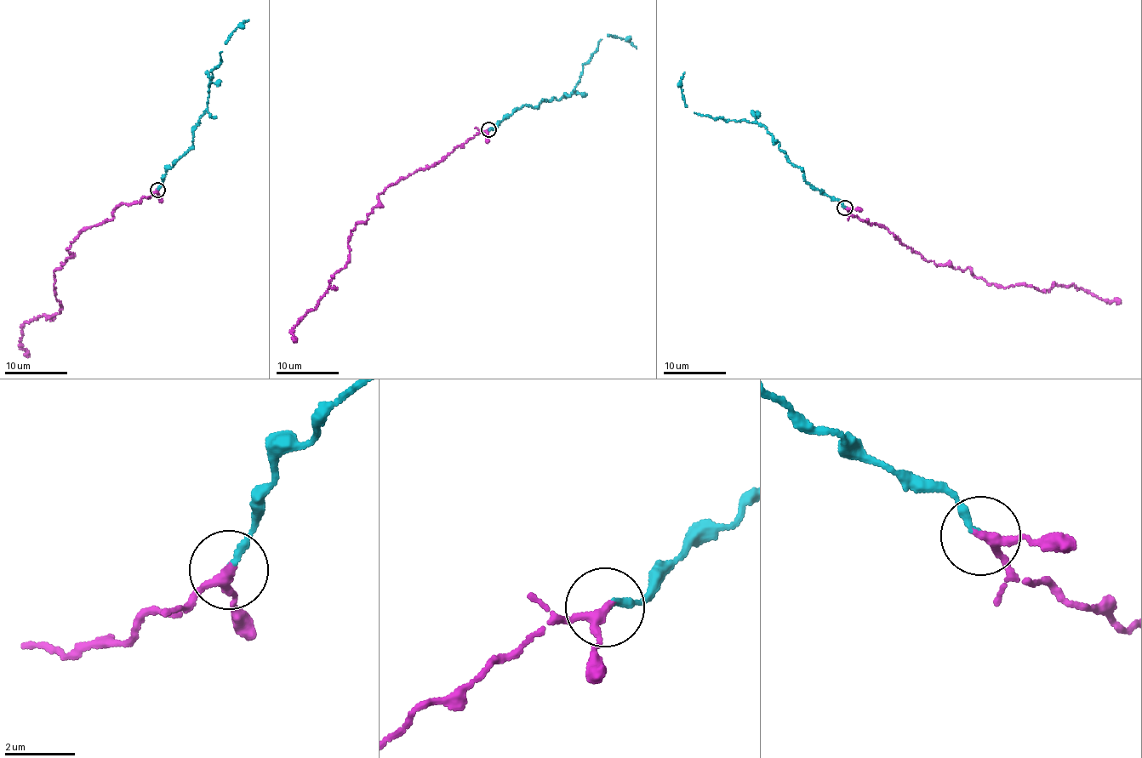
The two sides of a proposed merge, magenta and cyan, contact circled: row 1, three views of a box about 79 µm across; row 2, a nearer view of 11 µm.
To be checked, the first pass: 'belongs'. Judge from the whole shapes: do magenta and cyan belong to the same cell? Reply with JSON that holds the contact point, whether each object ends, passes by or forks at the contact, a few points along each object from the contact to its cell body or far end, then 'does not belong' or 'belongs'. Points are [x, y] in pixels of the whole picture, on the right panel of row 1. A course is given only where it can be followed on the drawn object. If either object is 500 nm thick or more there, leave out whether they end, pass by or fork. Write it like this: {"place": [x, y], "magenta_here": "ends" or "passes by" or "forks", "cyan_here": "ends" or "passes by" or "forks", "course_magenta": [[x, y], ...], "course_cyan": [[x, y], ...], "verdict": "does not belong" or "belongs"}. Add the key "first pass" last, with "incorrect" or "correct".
{"place": [845, 208], "magenta_here": "passes by", "cyan_here": "ends", "course_magenta": [[845, 208], [886, 227], [939, 265], [968, 268], [1004, 287], [1024, 284], [1044, 291], [1074, 285], [1120, 302]], "course_cyan": [[845, 207], [805, 179], [803, 171], [788, 159], [763, 126], [701, 116], [687, 106], [680, 81], [684, 71]], "verdict": "belongs", "first pass": "correct"}

